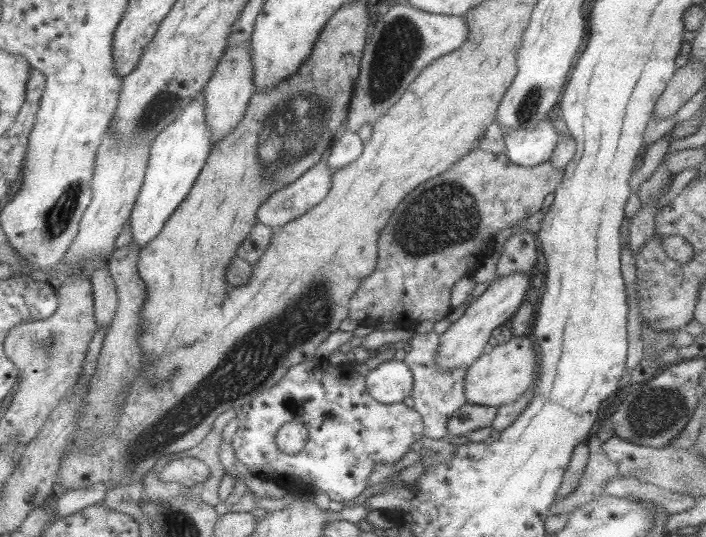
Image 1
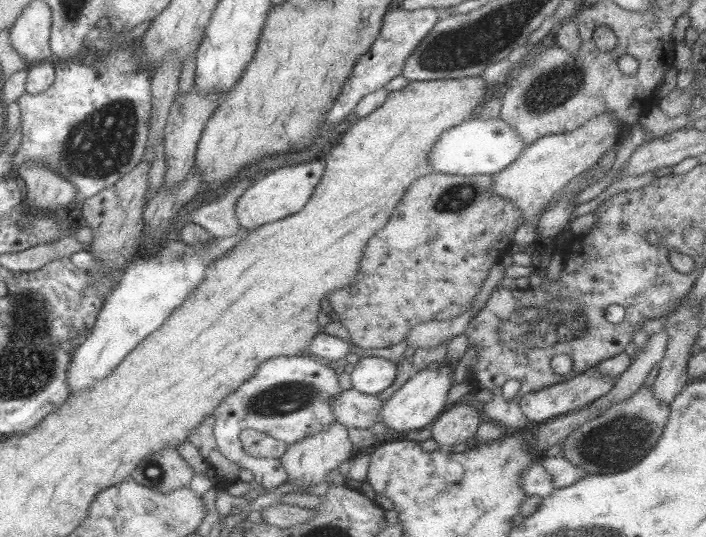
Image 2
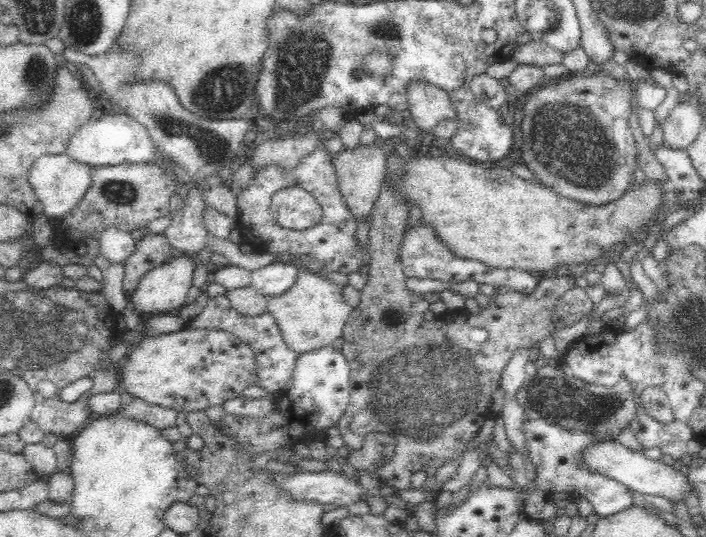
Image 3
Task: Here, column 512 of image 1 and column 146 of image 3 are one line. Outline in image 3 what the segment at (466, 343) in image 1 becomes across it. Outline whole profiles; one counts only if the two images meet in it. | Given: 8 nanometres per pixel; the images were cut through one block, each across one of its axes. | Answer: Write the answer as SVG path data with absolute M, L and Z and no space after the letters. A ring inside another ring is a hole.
M176 253L174 257L165 260L160 266L155 266L140 279L136 290L131 294L129 304L140 316L156 316L158 314L175 313L184 304L188 289L192 286L192 274L196 268L197 257Z

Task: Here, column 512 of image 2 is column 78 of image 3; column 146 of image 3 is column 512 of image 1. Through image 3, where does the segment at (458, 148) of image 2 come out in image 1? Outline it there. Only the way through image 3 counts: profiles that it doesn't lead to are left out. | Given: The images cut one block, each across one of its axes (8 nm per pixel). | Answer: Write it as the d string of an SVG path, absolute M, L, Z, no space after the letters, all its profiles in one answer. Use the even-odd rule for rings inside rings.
M552 119L541 120L536 128L507 128L505 151L511 162L520 166L538 166L551 160L562 135L554 129Z

